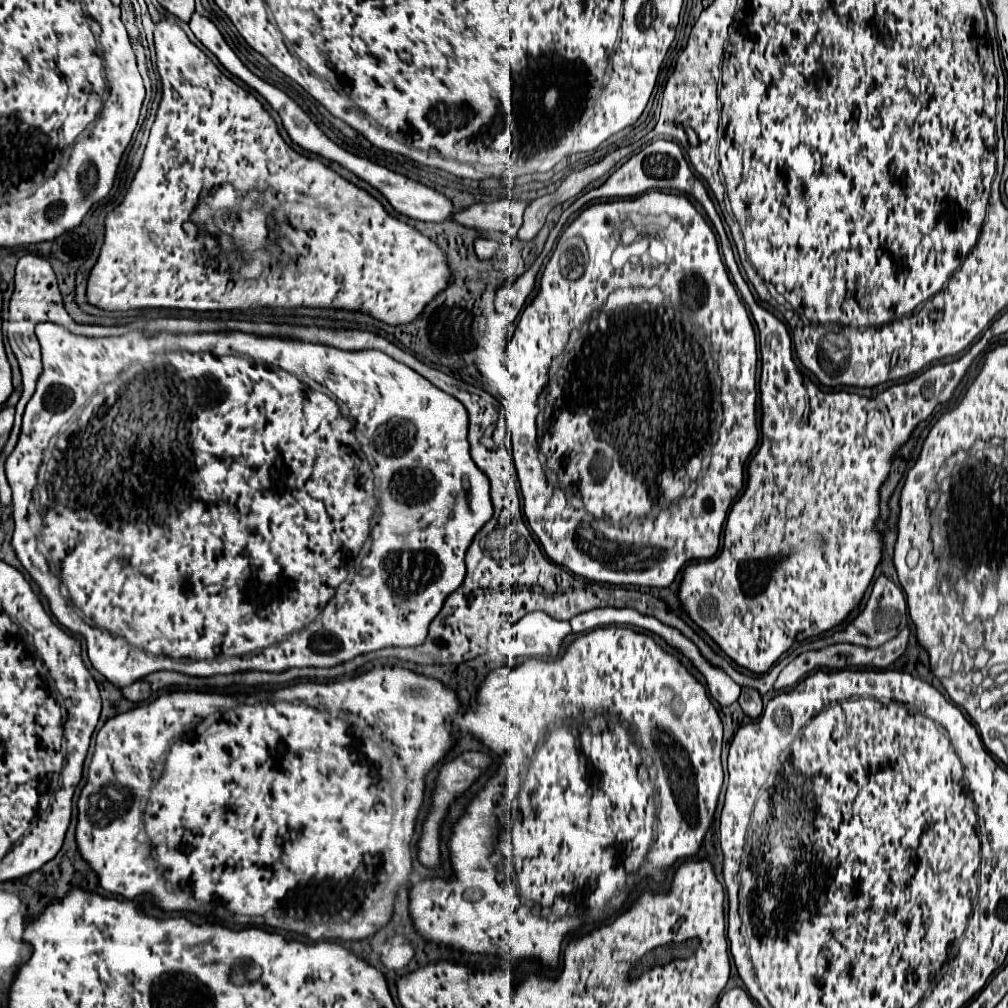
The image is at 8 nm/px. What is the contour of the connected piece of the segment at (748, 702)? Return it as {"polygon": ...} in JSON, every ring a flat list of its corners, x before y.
{"polygon":[[743,687,741,689,741,697,739,697,739,705,743,709,745,715,749,715,751,719,757,719,763,711,763,703,761,703,761,695,755,689]]}

